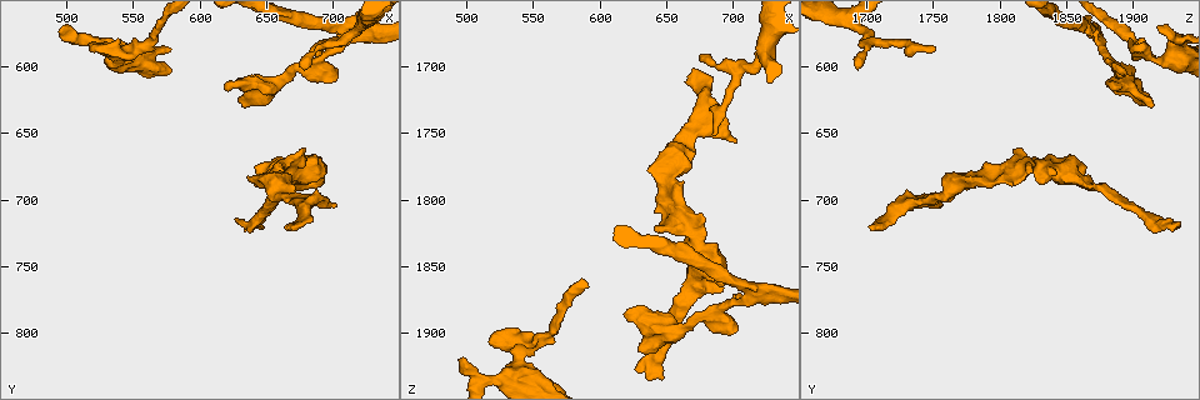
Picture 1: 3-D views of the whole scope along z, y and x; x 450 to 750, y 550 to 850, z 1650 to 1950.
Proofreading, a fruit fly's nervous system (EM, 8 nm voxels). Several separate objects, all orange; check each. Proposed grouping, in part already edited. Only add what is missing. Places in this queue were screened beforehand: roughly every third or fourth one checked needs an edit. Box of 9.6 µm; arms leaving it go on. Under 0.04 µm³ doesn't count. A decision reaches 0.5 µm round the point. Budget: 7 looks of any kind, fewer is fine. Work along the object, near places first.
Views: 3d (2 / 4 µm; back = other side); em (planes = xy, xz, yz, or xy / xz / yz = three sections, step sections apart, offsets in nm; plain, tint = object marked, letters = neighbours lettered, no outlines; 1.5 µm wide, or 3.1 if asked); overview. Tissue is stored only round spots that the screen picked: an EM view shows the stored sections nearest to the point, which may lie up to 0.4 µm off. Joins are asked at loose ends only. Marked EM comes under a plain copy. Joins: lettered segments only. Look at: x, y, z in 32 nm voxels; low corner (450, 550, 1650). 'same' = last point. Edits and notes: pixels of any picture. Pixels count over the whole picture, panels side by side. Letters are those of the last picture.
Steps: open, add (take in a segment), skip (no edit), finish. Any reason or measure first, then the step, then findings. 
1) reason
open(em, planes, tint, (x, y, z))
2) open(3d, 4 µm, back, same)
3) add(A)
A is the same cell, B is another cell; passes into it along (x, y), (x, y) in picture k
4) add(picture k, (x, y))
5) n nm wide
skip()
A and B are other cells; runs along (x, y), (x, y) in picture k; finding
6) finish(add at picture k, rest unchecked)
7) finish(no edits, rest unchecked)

free end
open(3d, 4 µm, (704, 702, 1756))

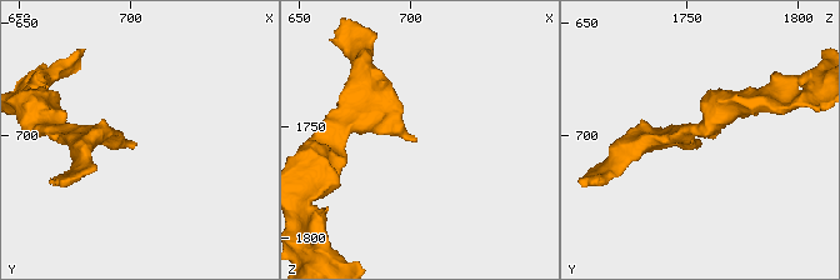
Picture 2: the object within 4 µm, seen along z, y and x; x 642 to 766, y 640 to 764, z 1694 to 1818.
now the EM
open(em, xy, step 8, letters, (703, 704, 1755))

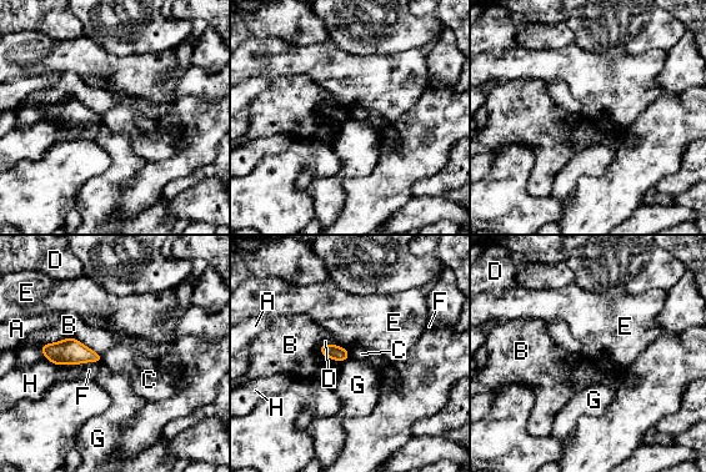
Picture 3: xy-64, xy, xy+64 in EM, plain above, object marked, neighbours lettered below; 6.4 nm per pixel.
skip()
A, B, C, D, E, F, G and H are other cells; border along (103, 355), (101, 362) in picture 3; none of them fits

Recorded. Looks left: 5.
open(3d, 2 µm, (672, 600, 1690))

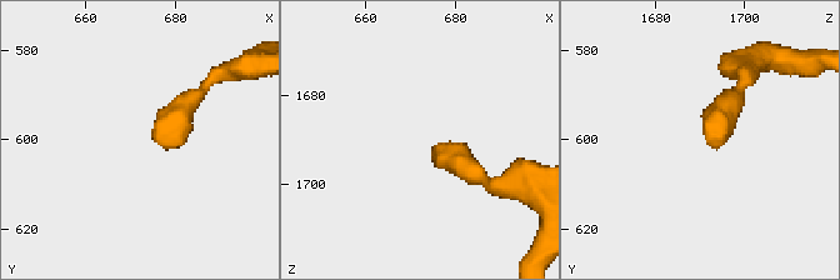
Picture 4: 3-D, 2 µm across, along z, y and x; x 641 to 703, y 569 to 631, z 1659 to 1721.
shape alone is not enough
open(em, xz, step 4, tint, (675, 599, 1693))

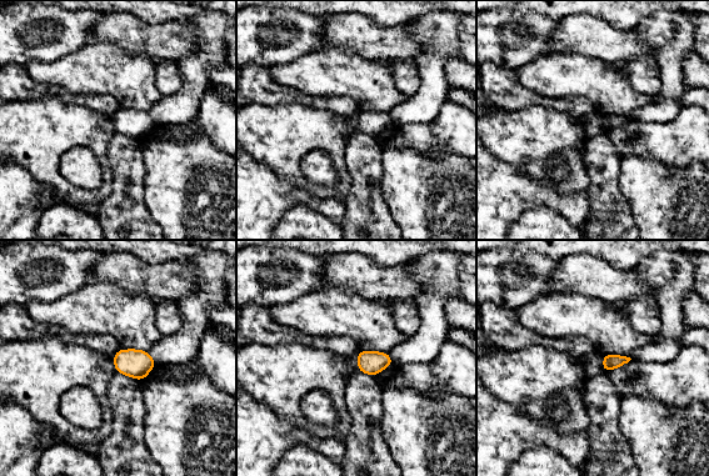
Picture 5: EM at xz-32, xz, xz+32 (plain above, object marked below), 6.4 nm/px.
another direction
open(em, planes, letters, same)

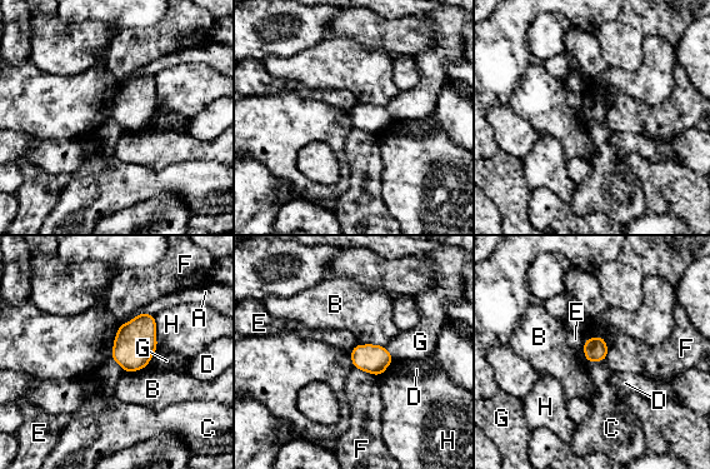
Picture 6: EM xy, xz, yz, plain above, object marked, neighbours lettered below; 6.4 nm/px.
150 nm wide
skip()
A, B, C, D, E, F, G and H are other cells; border along (604, 359), (586, 362) in picture 6; none of them fits

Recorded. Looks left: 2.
free end
open(em, yz, step 4, tint, (496, 572, 1920))

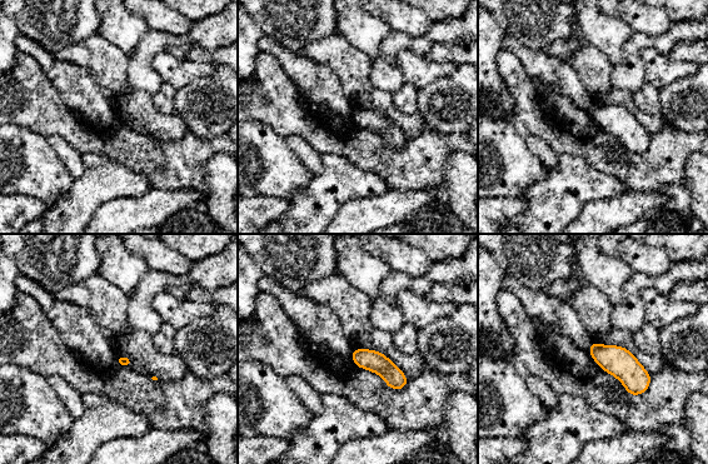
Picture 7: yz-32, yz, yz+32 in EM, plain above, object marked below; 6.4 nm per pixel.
cut it another way
open(em, planes, letters, same)

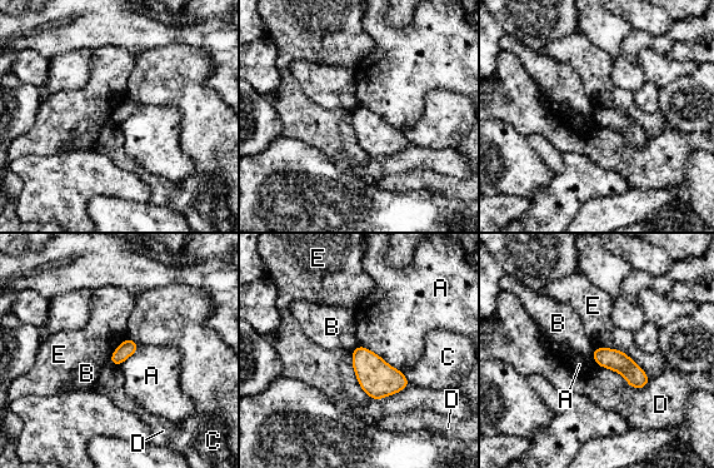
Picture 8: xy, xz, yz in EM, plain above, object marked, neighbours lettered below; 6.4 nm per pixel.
skip()
A, B, C, D and E are other cells; border along (594, 345), (620, 349), (649, 378) in picture 8; none of them fits

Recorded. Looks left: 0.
finish(no edits, rest unchecked)

